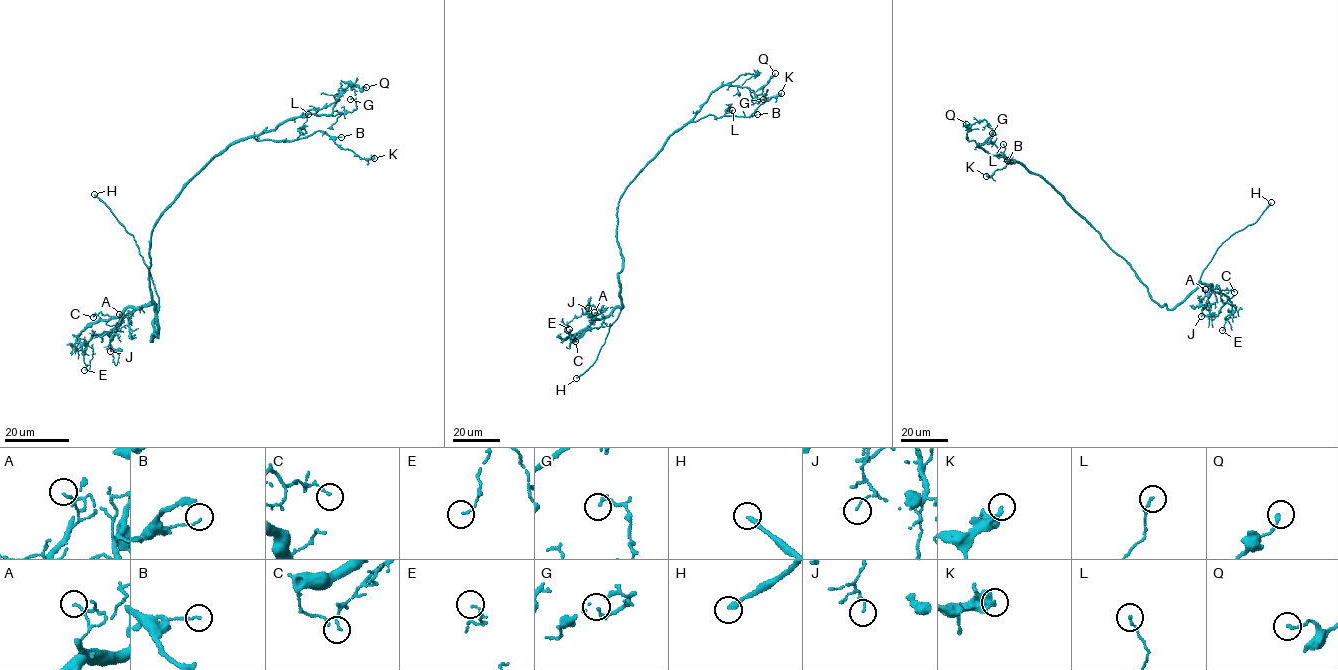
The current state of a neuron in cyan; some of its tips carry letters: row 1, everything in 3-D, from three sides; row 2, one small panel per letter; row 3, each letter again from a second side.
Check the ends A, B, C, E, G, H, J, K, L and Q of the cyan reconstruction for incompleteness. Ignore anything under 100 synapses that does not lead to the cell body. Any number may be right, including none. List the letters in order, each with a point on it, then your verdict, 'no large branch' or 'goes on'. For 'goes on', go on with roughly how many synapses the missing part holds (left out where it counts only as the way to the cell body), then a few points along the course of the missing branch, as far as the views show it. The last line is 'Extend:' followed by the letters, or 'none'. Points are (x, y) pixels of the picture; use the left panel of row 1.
A: place (119, 314); no large branch
B: place (341, 137); no large branch
C: place (93, 317); no large branch
E: place (84, 370); no large branch
G: place (350, 99); no large branch
H: place (94, 194); goes on; course (94, 194), (87, 188), (71, 151), (68, 113)
J: place (110, 351); no large branch
K: place (374, 158); no large branch
L: place (308, 114); no large branch
Q: place (366, 87); no large branch
Extend: H

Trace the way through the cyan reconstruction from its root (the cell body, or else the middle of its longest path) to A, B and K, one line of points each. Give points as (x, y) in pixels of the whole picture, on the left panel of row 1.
A: (151, 236), (149, 288), (157, 335), (153, 335), (151, 340), (153, 305), (142, 305), (129, 322), (119, 314)
B: (151, 236), (160, 214), (180, 191), (230, 145), (249, 137), (292, 141), (317, 131), (341, 137)
K: (151, 236), (180, 191), (215, 156), (242, 139), (292, 141), (324, 131), (341, 148), (374, 158)

